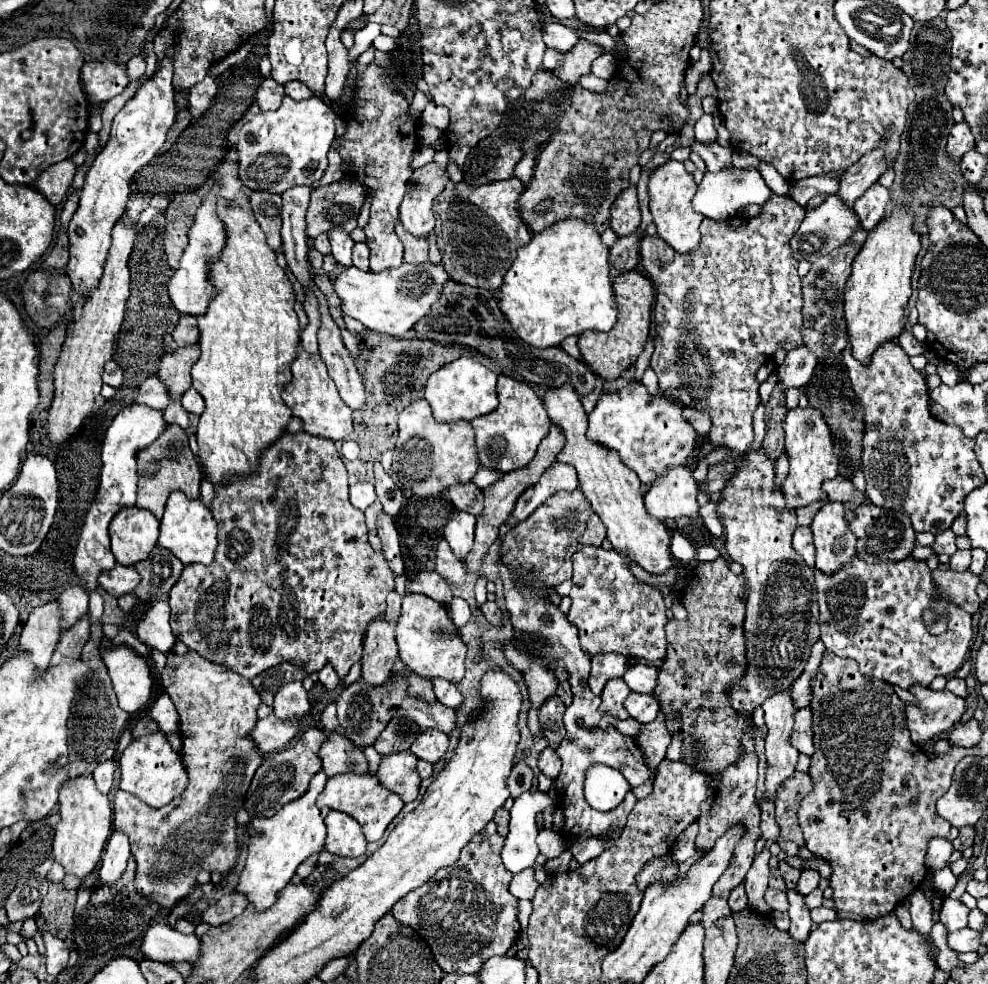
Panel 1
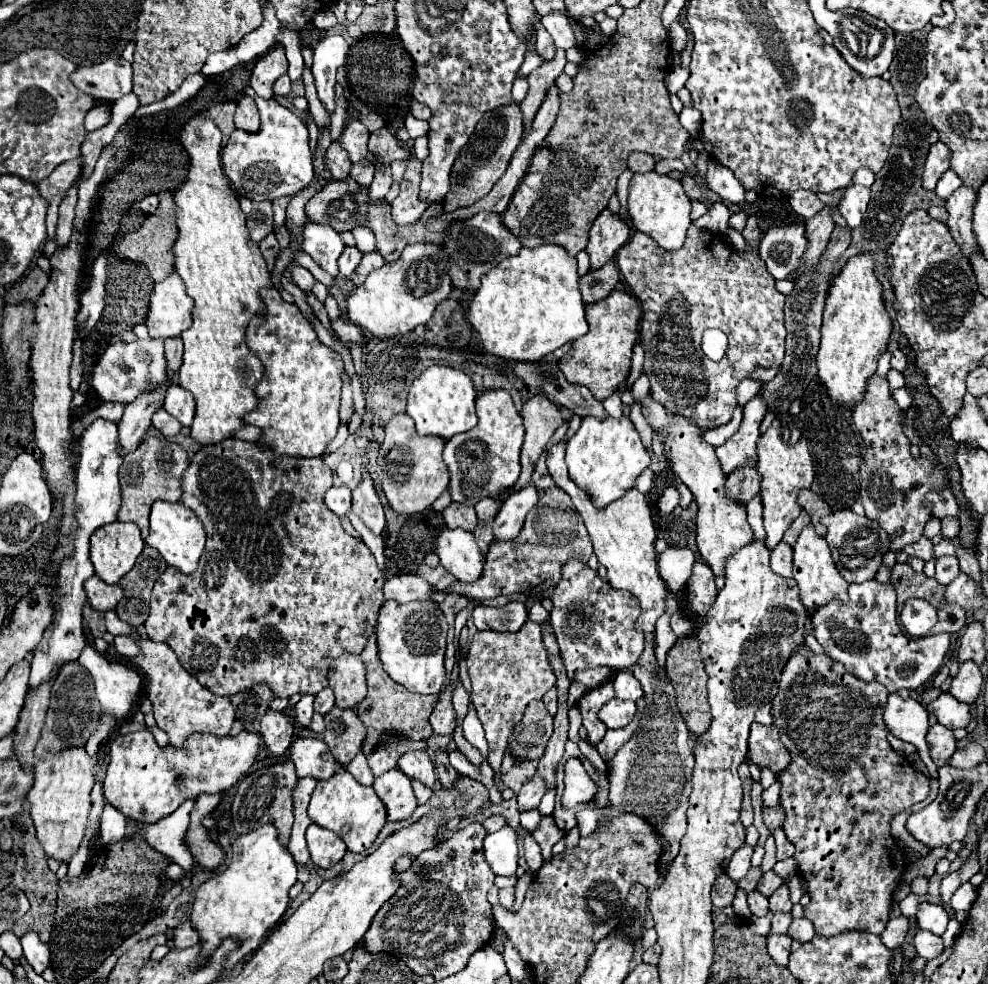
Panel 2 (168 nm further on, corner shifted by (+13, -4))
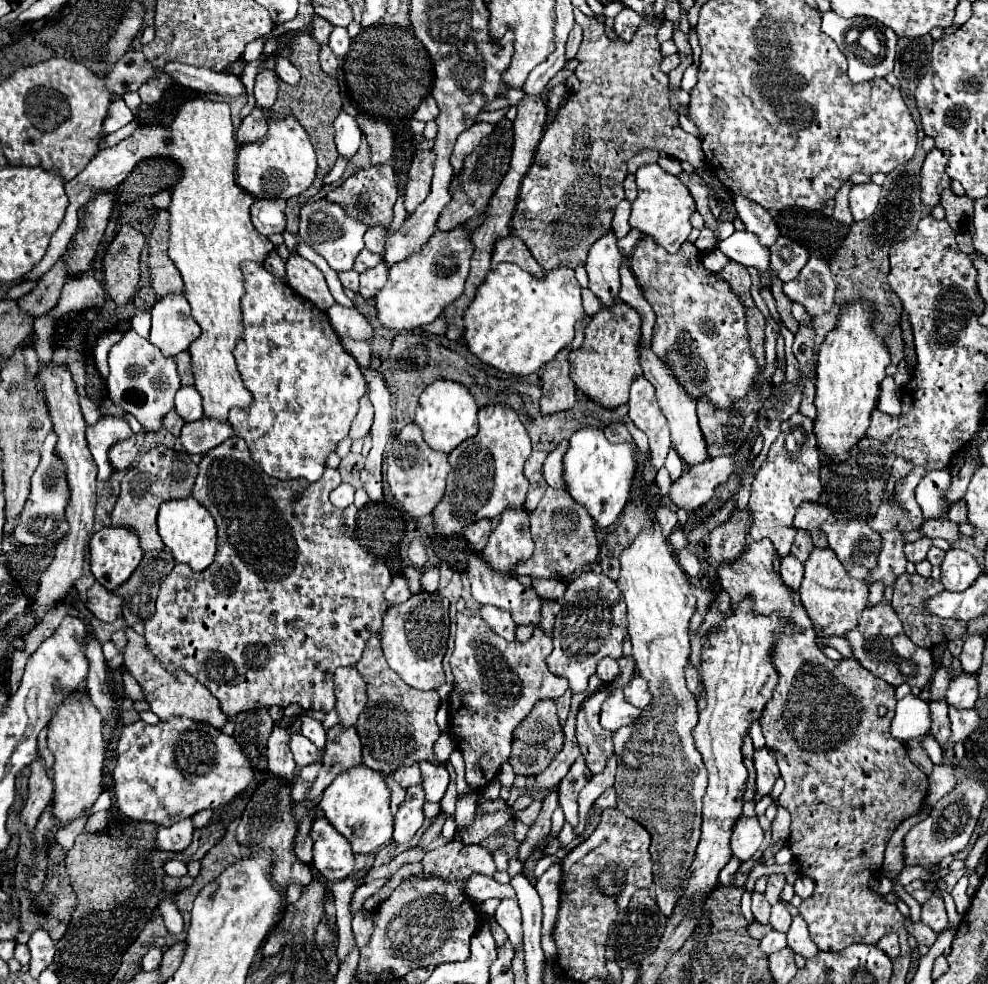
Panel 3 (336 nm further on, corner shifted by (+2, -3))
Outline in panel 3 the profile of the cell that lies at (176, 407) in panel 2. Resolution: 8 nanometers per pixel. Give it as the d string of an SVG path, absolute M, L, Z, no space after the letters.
M180 387L176 393L176 411L184 421L202 419L202 397L194 387Z

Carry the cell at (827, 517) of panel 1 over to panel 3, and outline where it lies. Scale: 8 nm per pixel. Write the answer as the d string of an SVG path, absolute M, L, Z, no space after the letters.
M814 549L810 559L804 563L804 581L798 589L800 601L812 619L816 643L824 645L822 639L828 639L832 635L844 637L848 631L852 631L858 625L858 617L862 609L866 607L868 589L864 581L854 581L844 569L838 557L832 549Z

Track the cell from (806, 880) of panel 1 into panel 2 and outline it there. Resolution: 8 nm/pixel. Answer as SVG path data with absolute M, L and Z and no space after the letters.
M783 884L781 888L777 888L777 890L771 894L769 902L771 902L771 912L779 912L779 910L781 910L781 912L791 912L793 902L789 900L789 886Z

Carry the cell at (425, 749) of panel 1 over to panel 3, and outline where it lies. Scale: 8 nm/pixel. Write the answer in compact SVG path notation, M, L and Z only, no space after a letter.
M422 761L420 769L422 769L422 787L424 787L424 793L426 793L426 801L440 803L440 799L446 793L446 787L448 787L446 767L438 767L438 765Z

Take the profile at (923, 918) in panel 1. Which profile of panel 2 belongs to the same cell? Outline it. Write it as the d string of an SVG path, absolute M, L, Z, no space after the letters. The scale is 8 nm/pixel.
M899 916L899 918L889 920L887 926L885 926L885 930L883 930L883 934L881 934L883 944L887 948L891 948L891 950L897 948L897 946L901 946L903 940L905 940L905 936L907 936L907 930L909 930L909 918Z

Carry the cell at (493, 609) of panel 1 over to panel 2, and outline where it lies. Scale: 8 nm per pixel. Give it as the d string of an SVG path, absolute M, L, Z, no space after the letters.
M509 602L503 608L477 606L473 610L473 622L477 630L517 632L527 620L527 608L523 602Z

